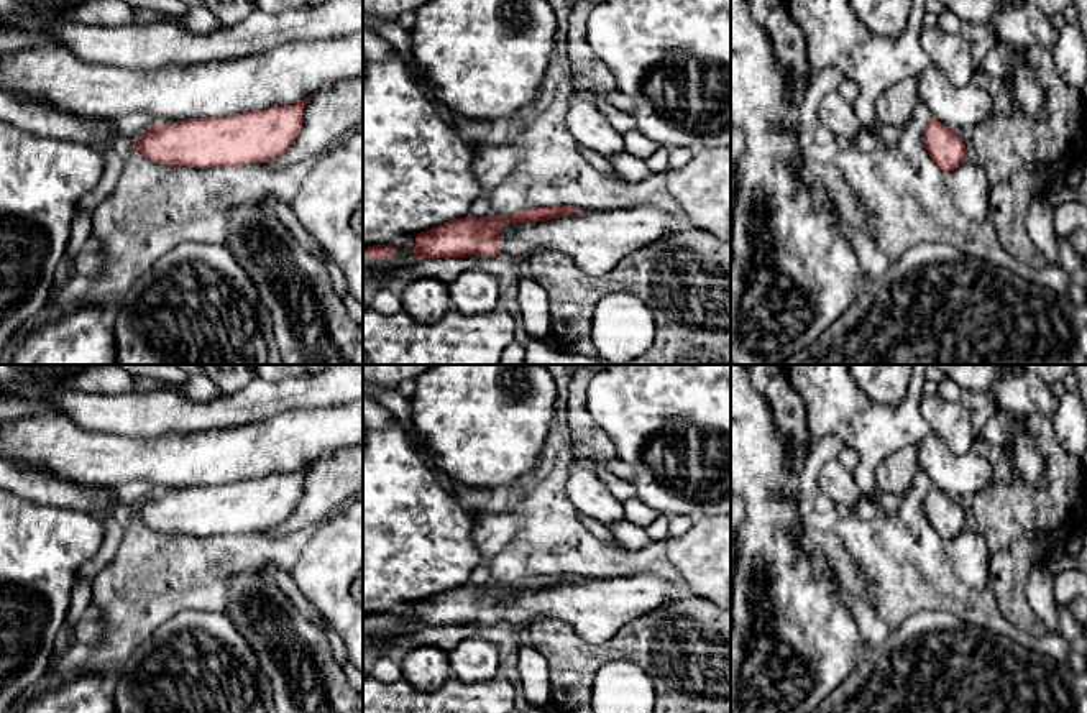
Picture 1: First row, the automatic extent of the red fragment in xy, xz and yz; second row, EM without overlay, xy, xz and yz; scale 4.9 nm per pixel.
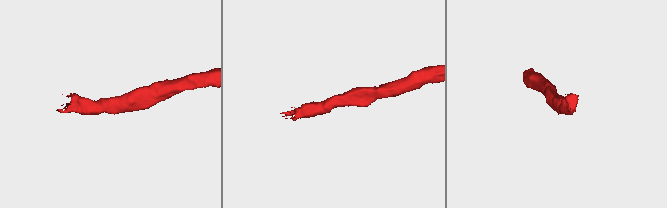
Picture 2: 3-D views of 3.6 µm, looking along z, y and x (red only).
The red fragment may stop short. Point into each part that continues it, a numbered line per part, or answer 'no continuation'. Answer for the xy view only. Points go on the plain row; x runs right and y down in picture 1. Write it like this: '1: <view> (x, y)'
1: xy (94, 439)

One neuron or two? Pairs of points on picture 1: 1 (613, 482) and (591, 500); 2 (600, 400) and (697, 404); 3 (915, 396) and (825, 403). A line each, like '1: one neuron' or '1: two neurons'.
1: two neurons
2: one neuron
3: one neuron

